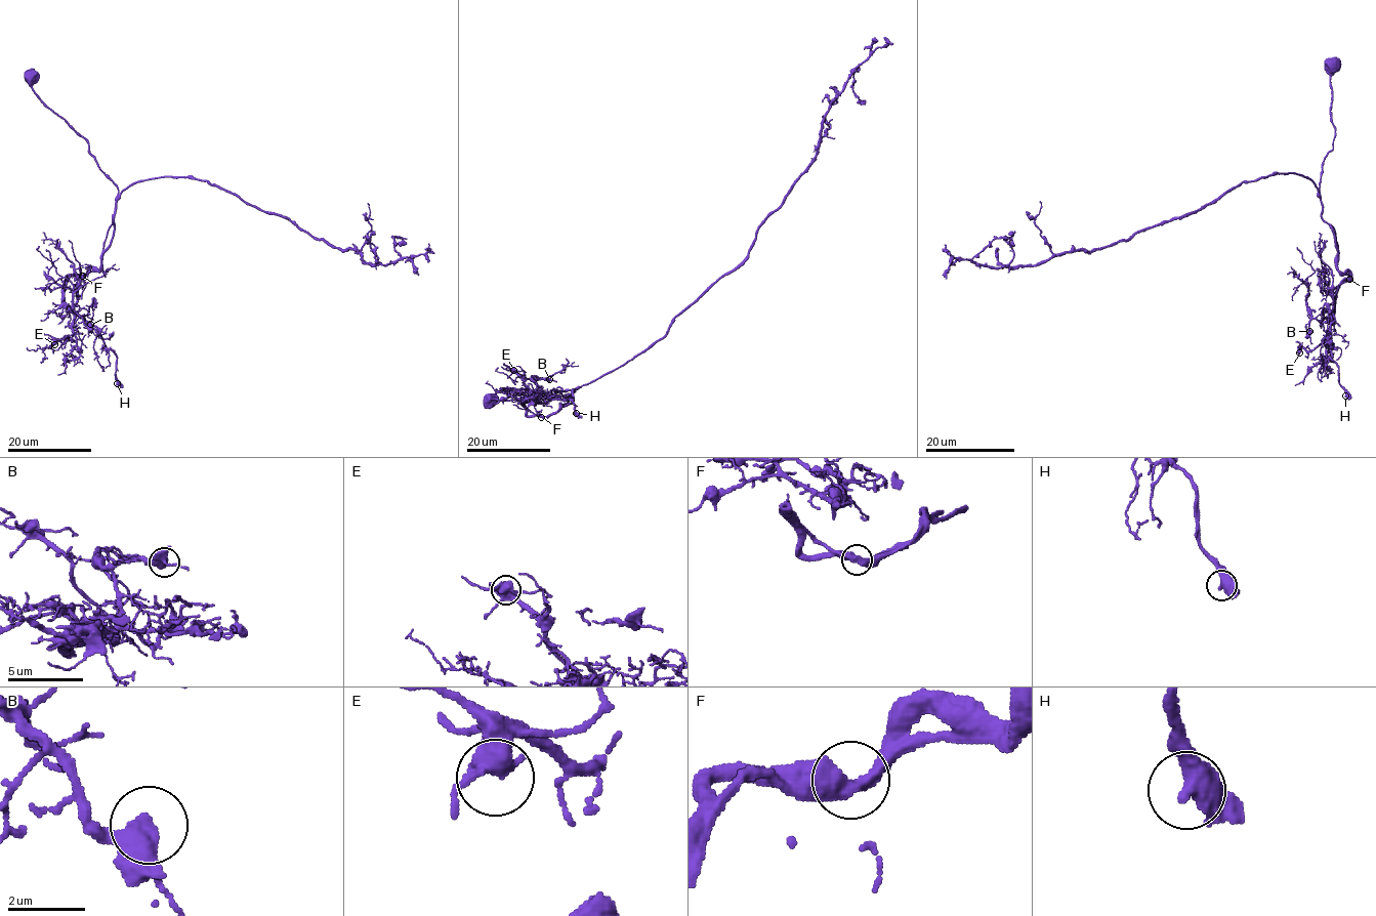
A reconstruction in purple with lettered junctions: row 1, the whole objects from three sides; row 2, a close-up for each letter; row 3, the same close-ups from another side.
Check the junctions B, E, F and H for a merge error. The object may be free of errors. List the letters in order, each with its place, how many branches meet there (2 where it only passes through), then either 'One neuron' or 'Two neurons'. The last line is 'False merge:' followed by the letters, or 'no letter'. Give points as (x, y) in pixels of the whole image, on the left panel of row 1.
B: Place: (90, 324). Branches: 2. One neuron
E: Place: (54, 344). Branches: 2. One neuron
F: Place: (82, 276). Branches: 2. One neuron
H: Place: (117, 383). Branches: 2. One neuron
False merge: no letter

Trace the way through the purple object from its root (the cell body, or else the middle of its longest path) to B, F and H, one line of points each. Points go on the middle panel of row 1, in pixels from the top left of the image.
B: (490, 403), (546, 403), (577, 387), (550, 415), (524, 405), (537, 396), (537, 379), (549, 379)
F: (490, 403), (492, 399), (531, 399), (546, 403), (559, 391), (577, 387), (573, 390), (571, 403), (541, 417)
H: (490, 403), (546, 403), (577, 387), (573, 401), (550, 415), (535, 416), (524, 404), (570, 400), (576, 413)

